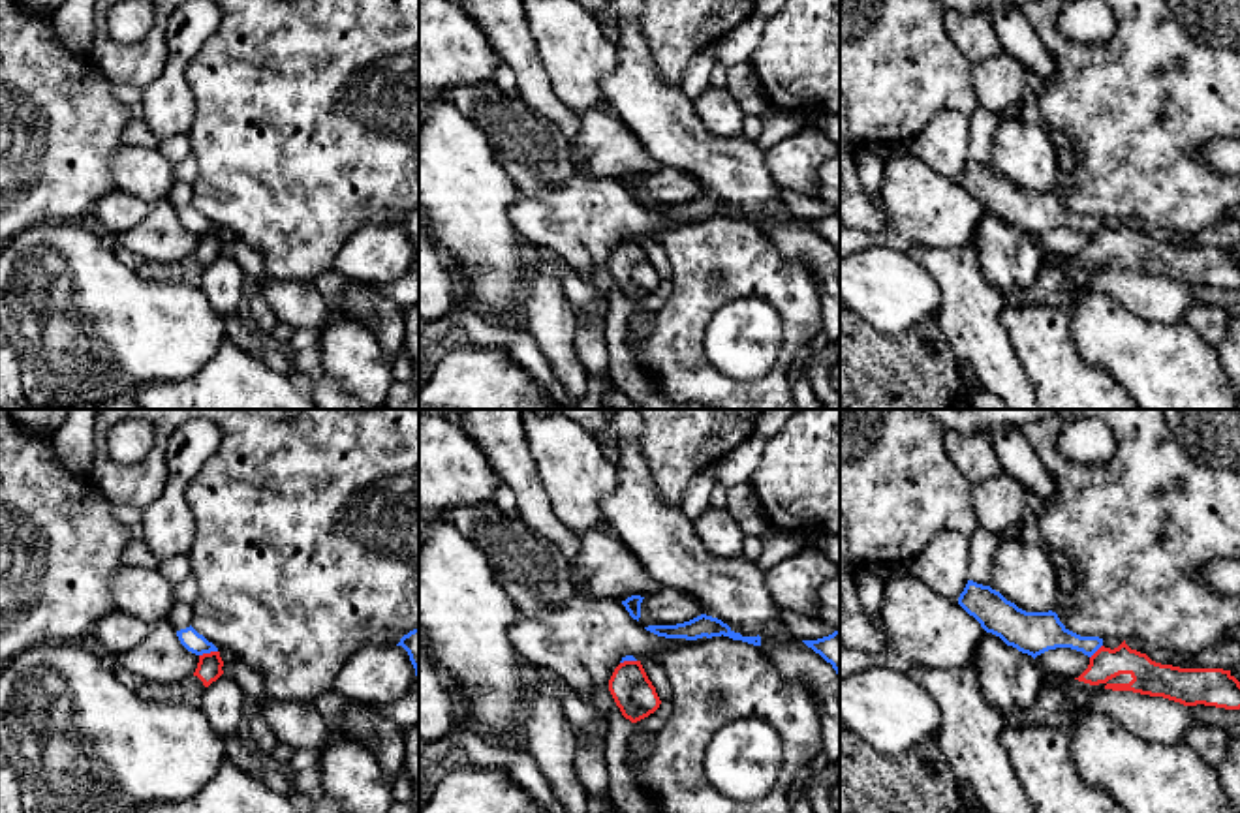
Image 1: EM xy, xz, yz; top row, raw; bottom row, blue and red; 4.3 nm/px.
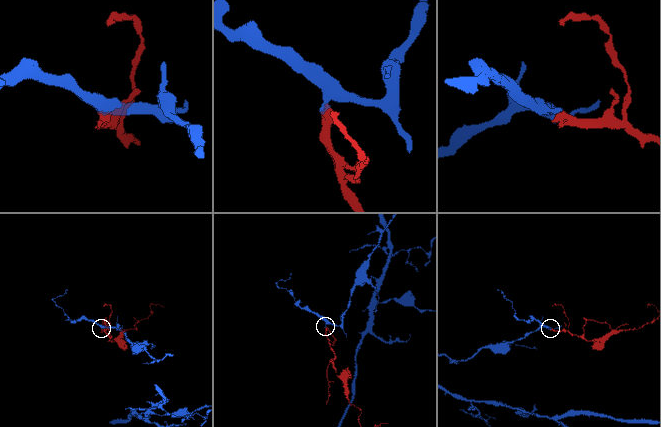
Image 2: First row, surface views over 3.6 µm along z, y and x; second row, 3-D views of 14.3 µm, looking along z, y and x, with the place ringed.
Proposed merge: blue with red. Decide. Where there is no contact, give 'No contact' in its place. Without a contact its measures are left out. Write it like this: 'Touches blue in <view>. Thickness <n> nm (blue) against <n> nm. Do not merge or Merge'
Touches blue in xy. Thickness 90 nm (blue) against 110 nm. Do not merge

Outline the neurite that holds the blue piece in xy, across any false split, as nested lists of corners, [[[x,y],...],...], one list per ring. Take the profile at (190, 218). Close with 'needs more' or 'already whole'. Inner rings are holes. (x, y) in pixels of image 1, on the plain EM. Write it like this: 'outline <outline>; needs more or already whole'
outline [[[192,205],[177,210],[177,216],[180,223],[195,235],[218,231],[218,227],[212,222],[209,222],[203,214],[199,214]]]; already whole

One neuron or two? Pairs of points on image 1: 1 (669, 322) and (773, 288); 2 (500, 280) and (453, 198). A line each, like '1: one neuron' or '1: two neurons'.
1: one neuron
2: one neuron

